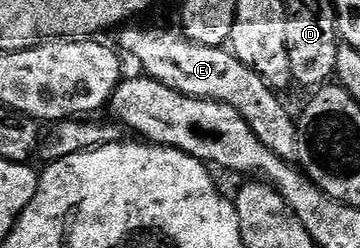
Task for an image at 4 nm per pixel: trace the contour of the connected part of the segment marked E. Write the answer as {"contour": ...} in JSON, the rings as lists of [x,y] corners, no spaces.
{"contour":[[[136,24],[125,25],[119,31],[119,33],[121,32],[121,47],[119,46],[119,49],[125,55],[128,53],[144,69],[141,71],[147,77],[152,78],[158,84],[166,84],[166,88],[172,88],[191,98],[209,98],[215,102],[230,104],[230,108],[237,110],[246,120],[246,124],[250,124],[254,136],[258,136],[258,140],[262,140],[262,144],[266,144],[266,148],[270,148],[270,152],[274,152],[274,156],[278,156],[283,162],[296,162],[296,153],[298,152],[297,119],[294,117],[294,114],[292,118],[291,112],[280,103],[281,95],[273,90],[271,86],[267,86],[262,80],[262,76],[258,76],[253,70],[246,68],[246,64],[242,64],[242,60],[238,60],[231,49],[224,46],[196,44],[194,40],[190,40],[176,28],[167,30],[164,26],[132,25]]]}

